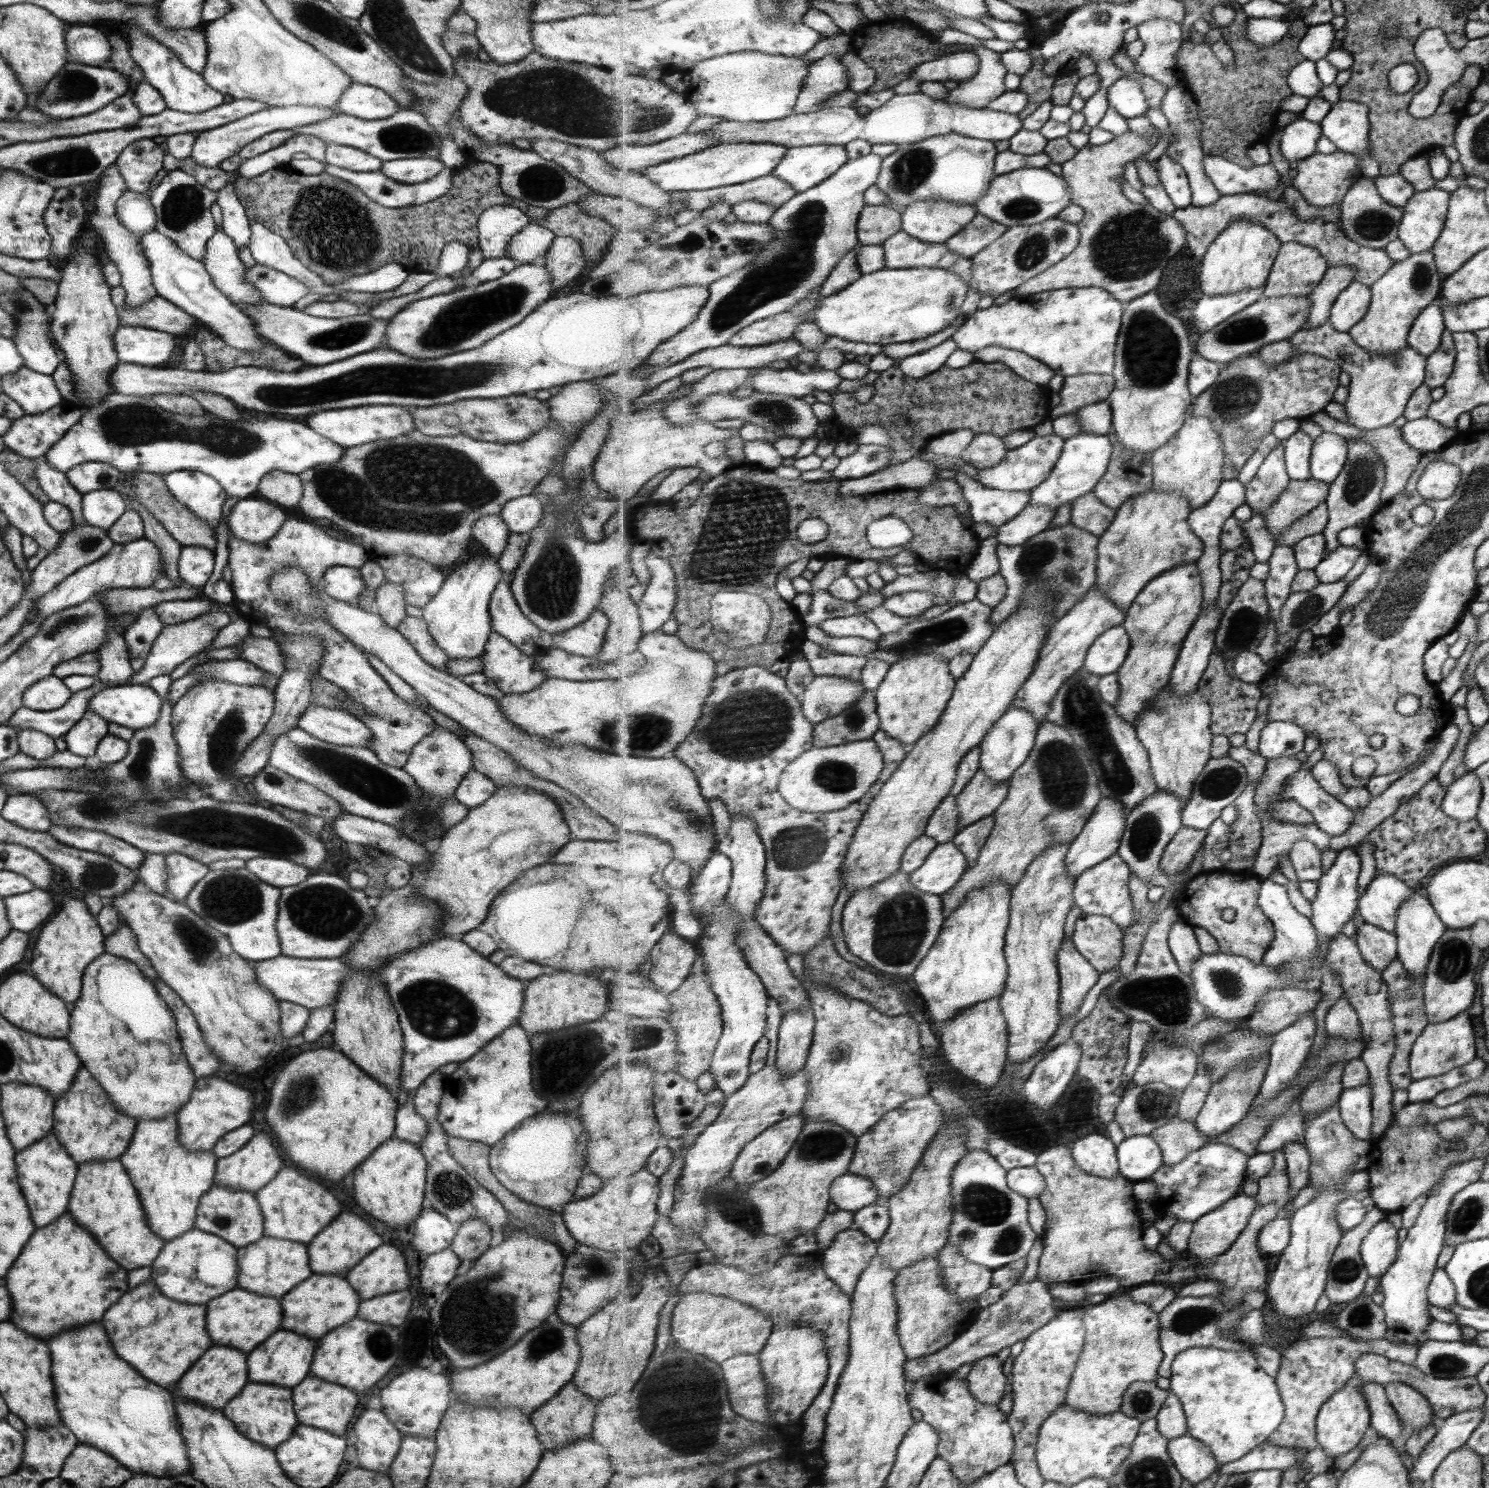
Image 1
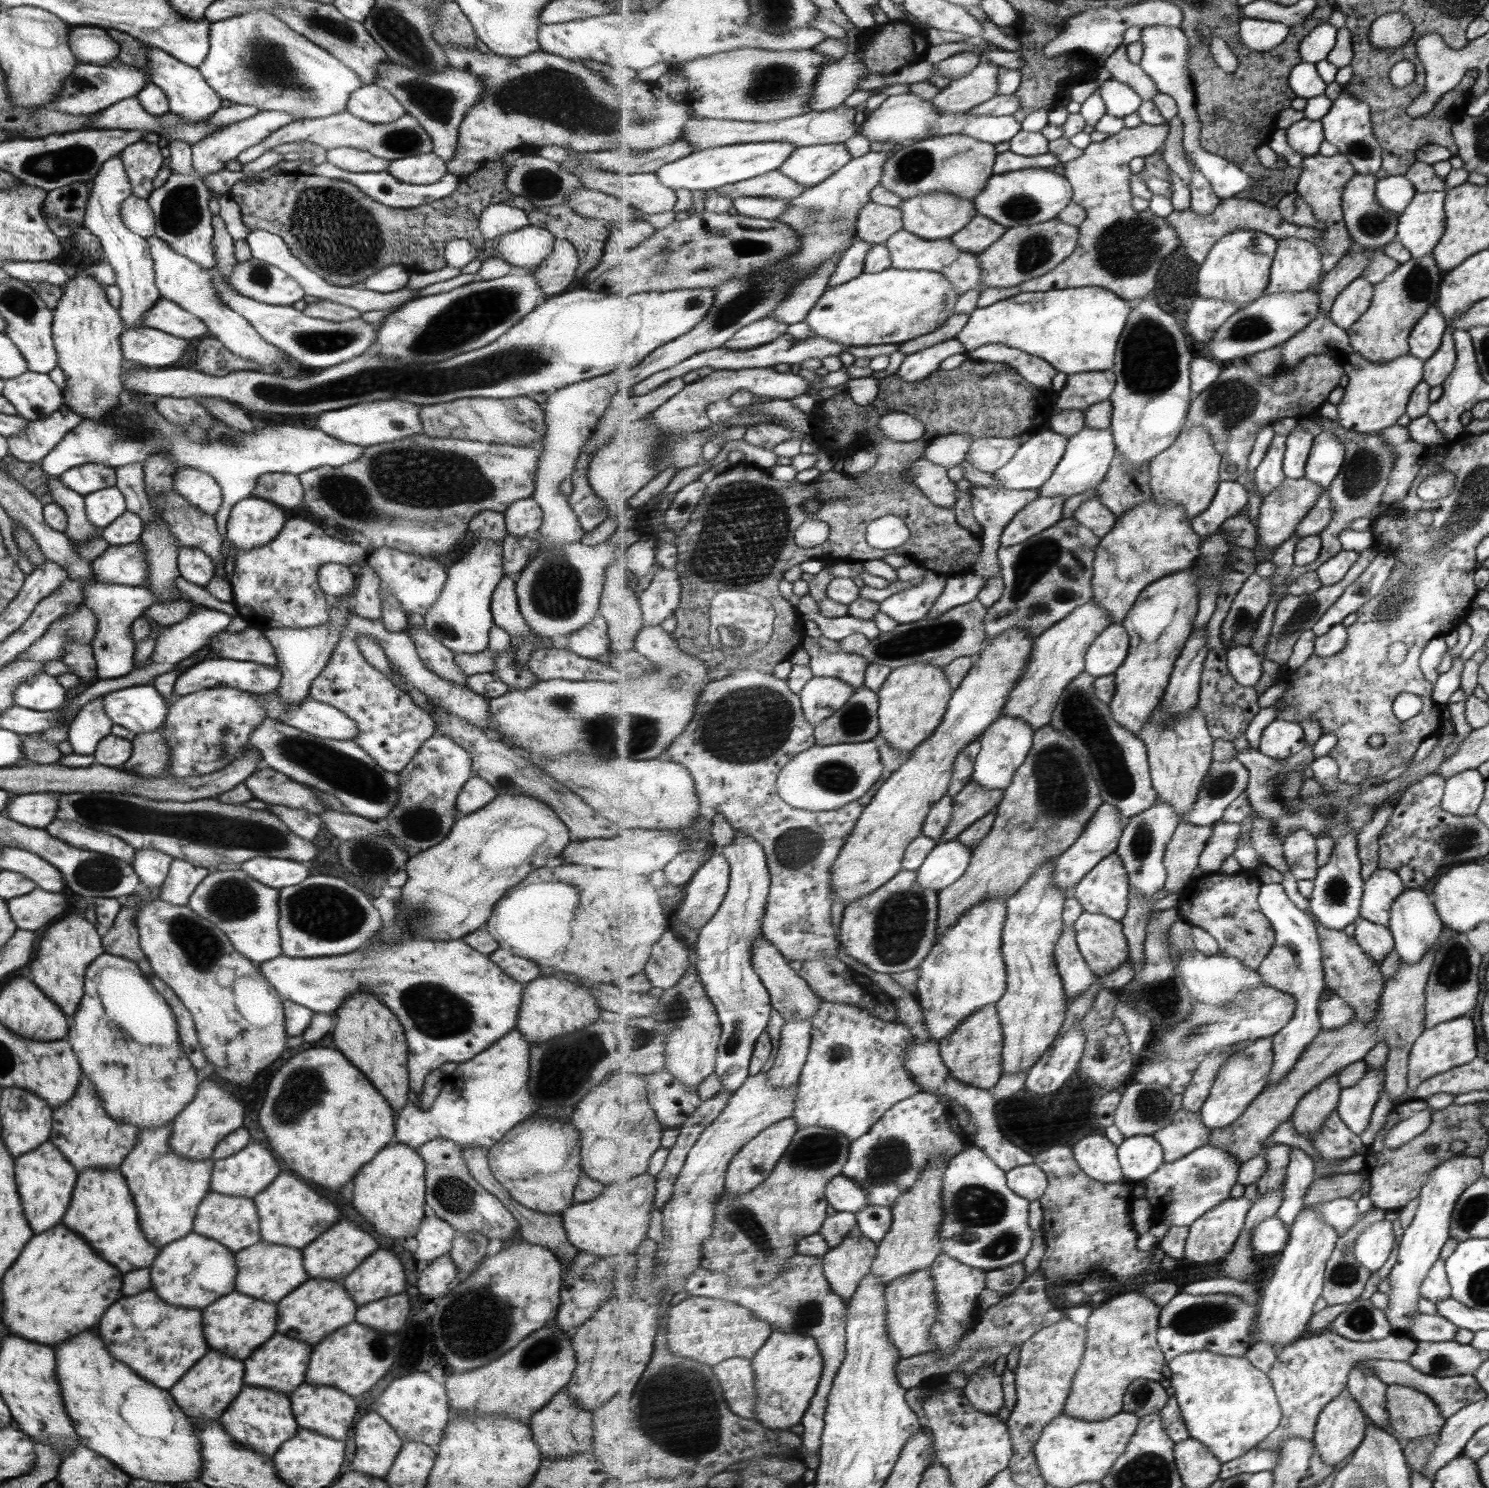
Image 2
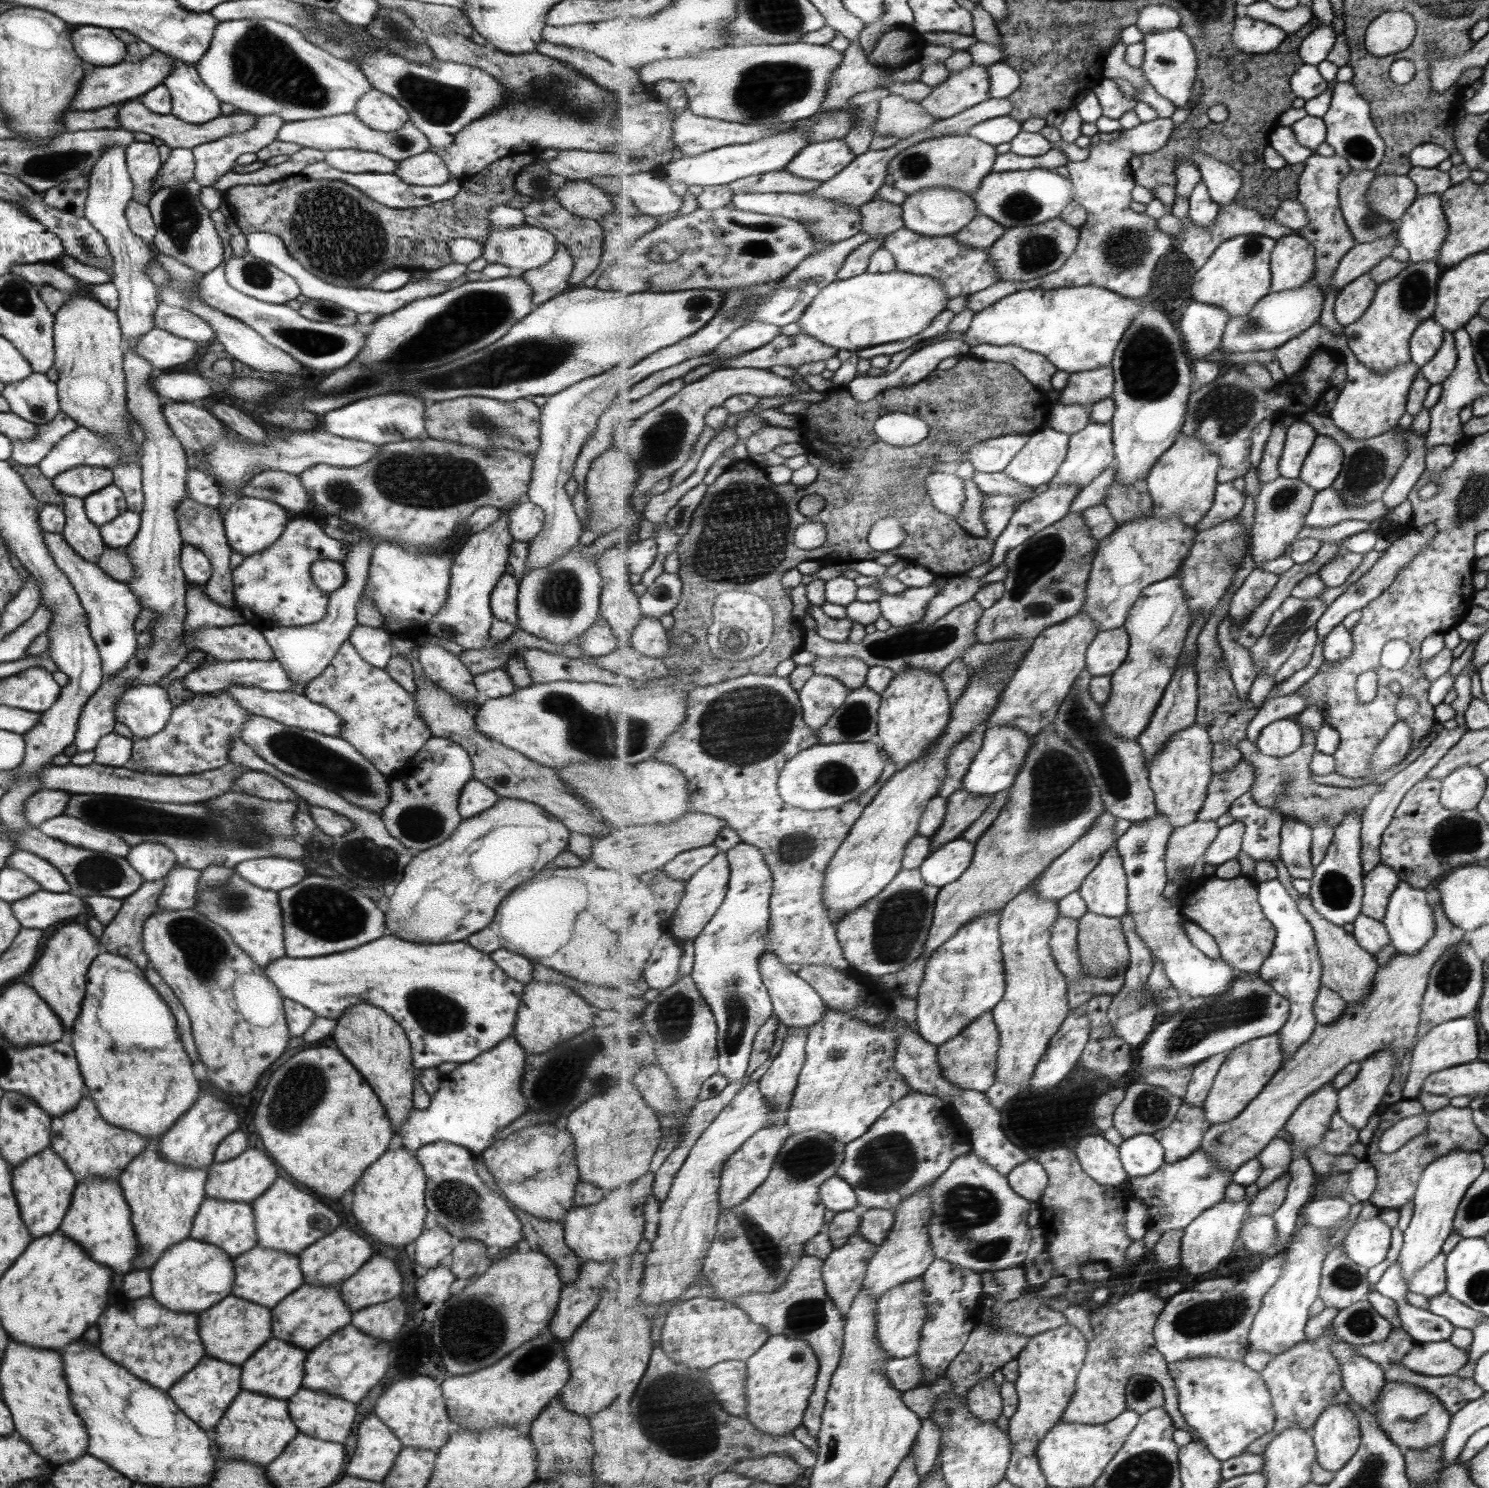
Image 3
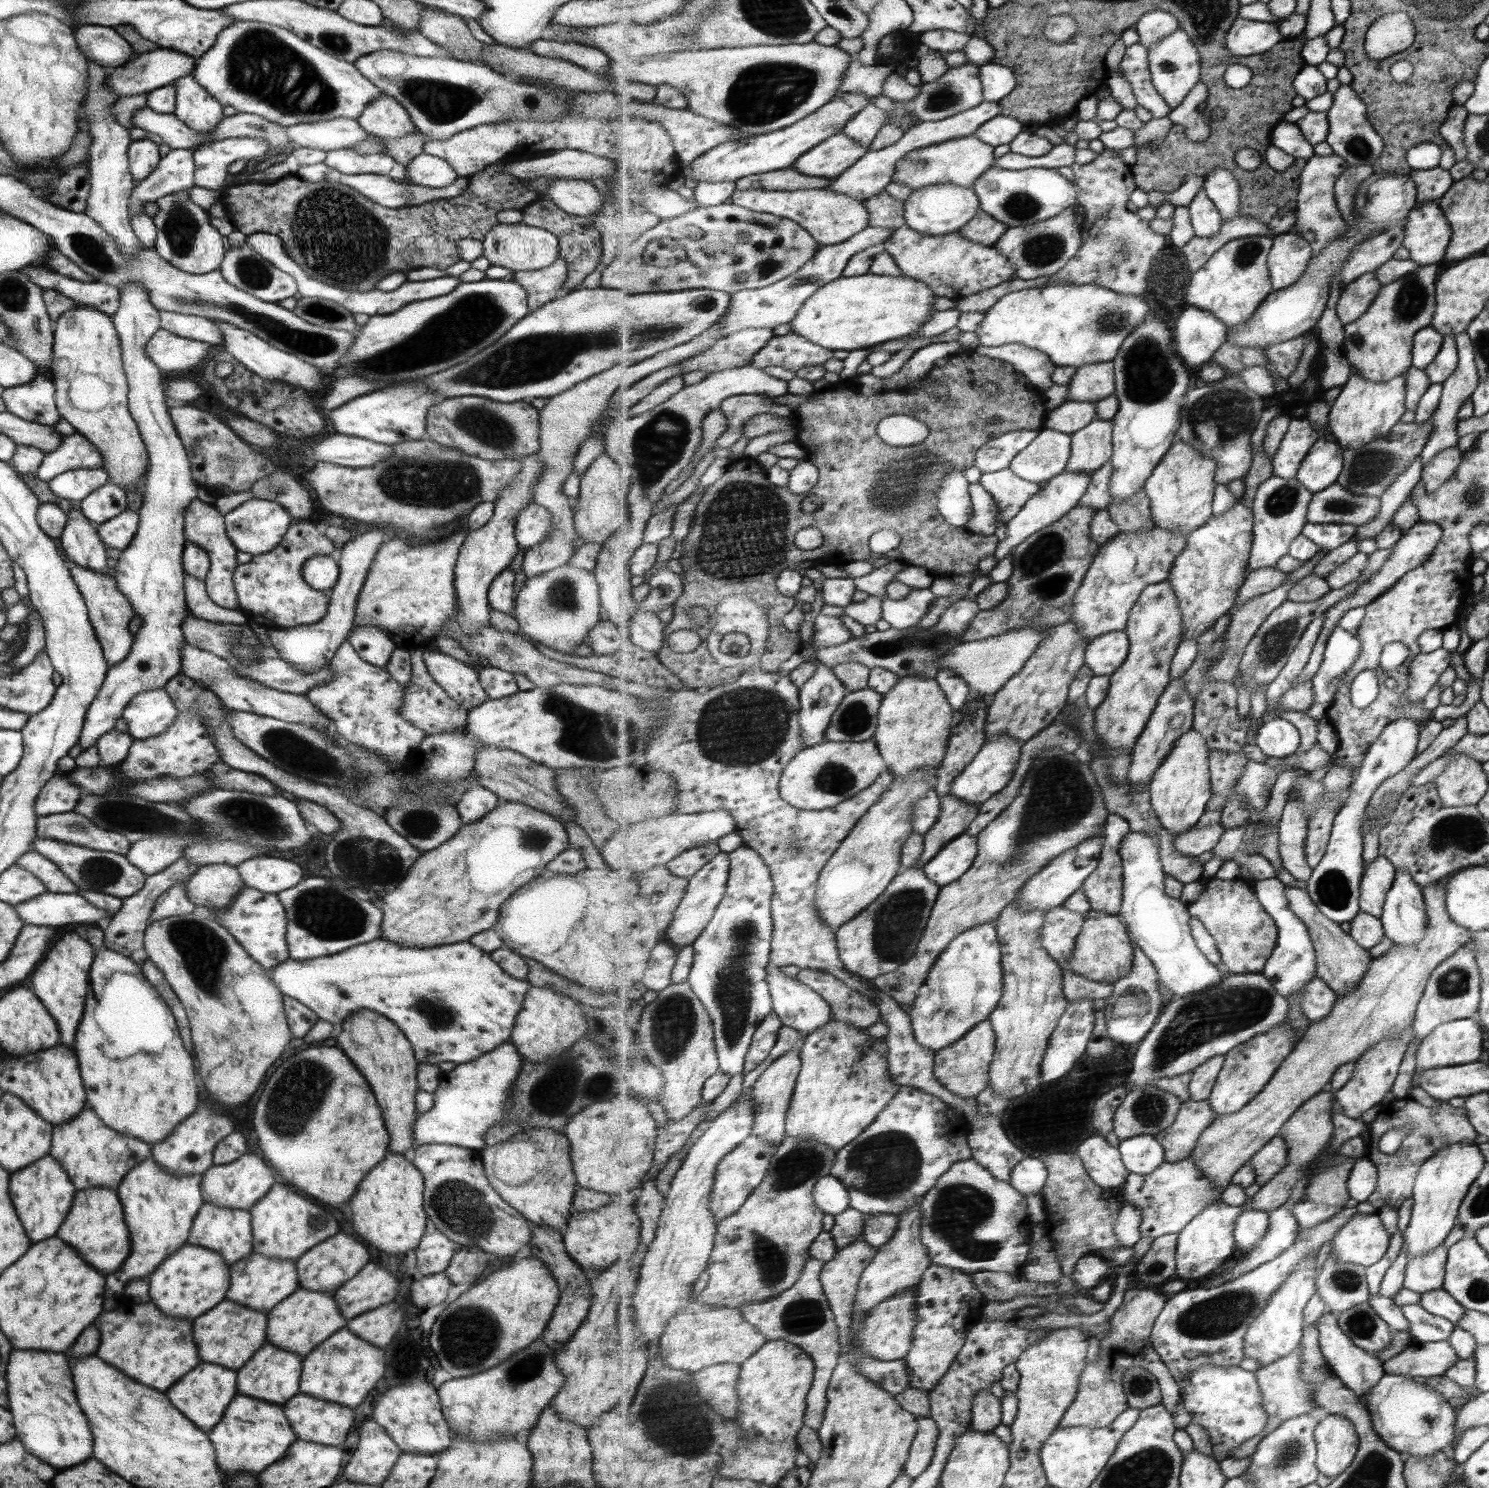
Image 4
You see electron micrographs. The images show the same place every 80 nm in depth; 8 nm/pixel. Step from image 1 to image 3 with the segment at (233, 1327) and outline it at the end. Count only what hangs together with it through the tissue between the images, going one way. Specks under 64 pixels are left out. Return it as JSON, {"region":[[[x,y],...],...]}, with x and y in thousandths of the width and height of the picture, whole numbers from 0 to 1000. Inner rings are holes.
{"region":[[[158,870],[150,872],[140,880],[136,880],[132,884],[132,897],[138,906],[138,910],[156,918],[162,918],[170,907],[182,899],[182,883],[179,879],[159,872]]]}

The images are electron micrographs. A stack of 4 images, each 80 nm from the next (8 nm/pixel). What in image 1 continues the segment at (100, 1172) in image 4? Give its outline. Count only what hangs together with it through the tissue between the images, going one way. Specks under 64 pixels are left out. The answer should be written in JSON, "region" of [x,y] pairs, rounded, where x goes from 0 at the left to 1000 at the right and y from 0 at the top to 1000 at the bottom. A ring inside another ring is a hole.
{"region":[[[54,716],[48,730],[38,739],[35,746],[35,761],[52,783],[56,781],[79,779],[87,770],[92,753],[79,747],[66,728]]]}

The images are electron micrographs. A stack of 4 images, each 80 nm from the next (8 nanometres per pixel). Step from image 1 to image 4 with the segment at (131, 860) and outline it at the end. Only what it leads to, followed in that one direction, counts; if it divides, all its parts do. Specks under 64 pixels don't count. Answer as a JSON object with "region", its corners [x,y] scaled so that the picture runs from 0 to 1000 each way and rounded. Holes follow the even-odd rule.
{"region":[[[50,545],[27,548],[24,554],[24,562],[68,573],[84,575],[87,566],[77,558],[68,558]]]}

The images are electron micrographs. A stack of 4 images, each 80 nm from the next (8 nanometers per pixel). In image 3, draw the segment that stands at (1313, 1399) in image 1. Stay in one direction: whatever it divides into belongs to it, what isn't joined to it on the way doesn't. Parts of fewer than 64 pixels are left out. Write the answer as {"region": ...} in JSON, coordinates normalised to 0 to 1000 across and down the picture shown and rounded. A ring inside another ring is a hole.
{"region":[[[941,891],[936,892],[934,899],[929,902],[923,902],[918,905],[910,903],[909,907],[911,907],[913,910],[930,919],[936,915],[940,915],[950,905],[948,897]],[[889,897],[884,901],[876,901],[870,903],[862,910],[858,910],[851,917],[849,921],[850,929],[854,935],[855,945],[857,947],[858,956],[854,963],[849,964],[837,976],[849,977],[852,969],[866,959],[880,960],[888,951],[889,946],[892,946],[900,935],[903,935],[903,926],[900,917],[900,913],[895,909],[895,901],[897,897]]]}

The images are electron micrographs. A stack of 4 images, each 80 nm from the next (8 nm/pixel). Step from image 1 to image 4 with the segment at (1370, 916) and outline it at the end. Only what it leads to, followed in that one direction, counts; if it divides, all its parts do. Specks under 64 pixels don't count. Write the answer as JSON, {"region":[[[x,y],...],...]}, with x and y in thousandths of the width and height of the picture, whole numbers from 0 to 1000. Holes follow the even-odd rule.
{"region":[[[926,575],[922,579],[917,581],[914,593],[915,613],[927,616],[930,606],[937,593],[938,583],[930,575]]]}

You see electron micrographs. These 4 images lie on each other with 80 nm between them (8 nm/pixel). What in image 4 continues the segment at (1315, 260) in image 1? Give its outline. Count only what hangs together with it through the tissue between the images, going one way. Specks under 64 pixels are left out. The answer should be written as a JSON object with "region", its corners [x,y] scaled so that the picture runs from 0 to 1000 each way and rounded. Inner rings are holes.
{"region":[[[870,156],[854,159],[855,165],[852,172],[856,196],[866,194],[875,187],[882,173],[881,163]]]}

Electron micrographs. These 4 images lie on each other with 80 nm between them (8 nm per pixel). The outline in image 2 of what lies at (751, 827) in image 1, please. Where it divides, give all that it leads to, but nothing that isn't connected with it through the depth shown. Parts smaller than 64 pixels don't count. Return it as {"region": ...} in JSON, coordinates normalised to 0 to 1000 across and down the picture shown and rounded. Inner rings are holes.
{"region":[[[494,559],[494,565],[483,571],[490,579],[490,597],[487,605],[480,616],[471,625],[467,639],[469,641],[467,650],[471,660],[473,661],[476,671],[478,671],[484,682],[485,696],[482,704],[481,720],[487,732],[494,734],[500,728],[504,722],[504,715],[508,700],[511,695],[516,691],[518,683],[518,670],[516,663],[513,662],[510,655],[506,649],[506,633],[512,629],[513,616],[514,614],[516,603],[518,595],[518,589],[516,581],[516,577],[511,569],[506,563]]]}

